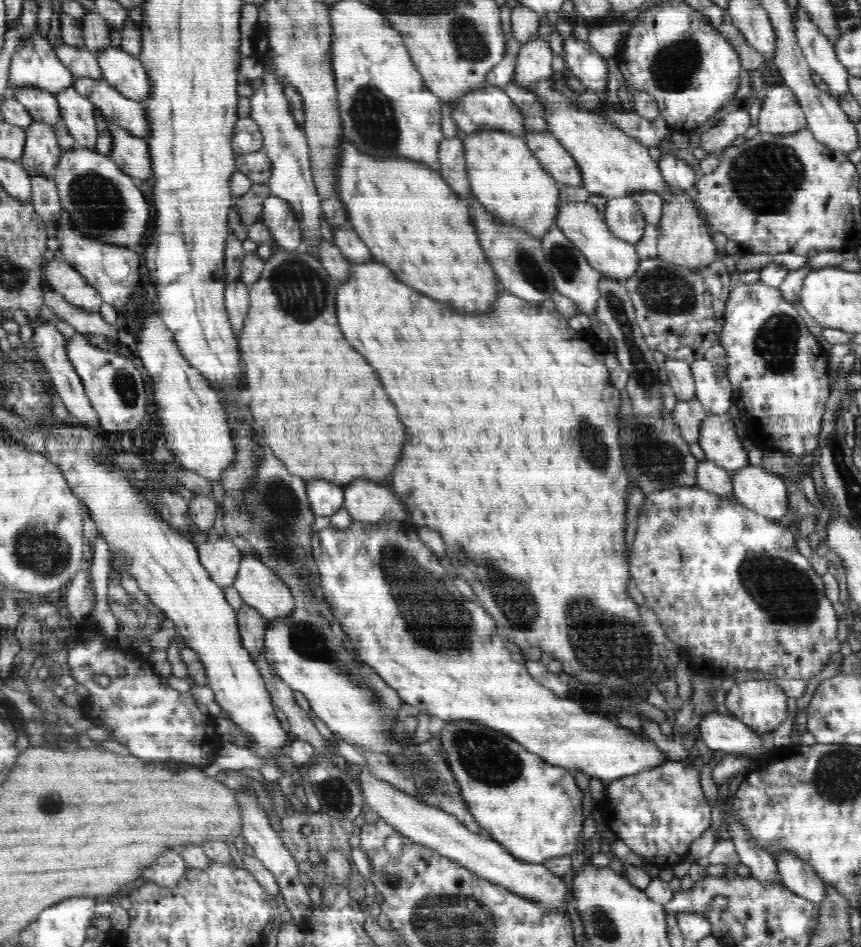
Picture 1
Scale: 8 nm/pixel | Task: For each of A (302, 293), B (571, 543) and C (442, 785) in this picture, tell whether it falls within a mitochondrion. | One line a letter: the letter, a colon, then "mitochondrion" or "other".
A: mitochondrion
B: other
C: mitochondrion

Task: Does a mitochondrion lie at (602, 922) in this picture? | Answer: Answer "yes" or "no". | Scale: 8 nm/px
yes

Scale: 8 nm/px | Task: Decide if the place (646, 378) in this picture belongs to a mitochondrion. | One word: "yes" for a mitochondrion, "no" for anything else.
yes

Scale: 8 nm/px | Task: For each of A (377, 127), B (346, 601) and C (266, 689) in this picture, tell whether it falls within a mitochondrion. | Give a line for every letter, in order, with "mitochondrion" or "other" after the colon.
A: mitochondrion
B: other
C: other

